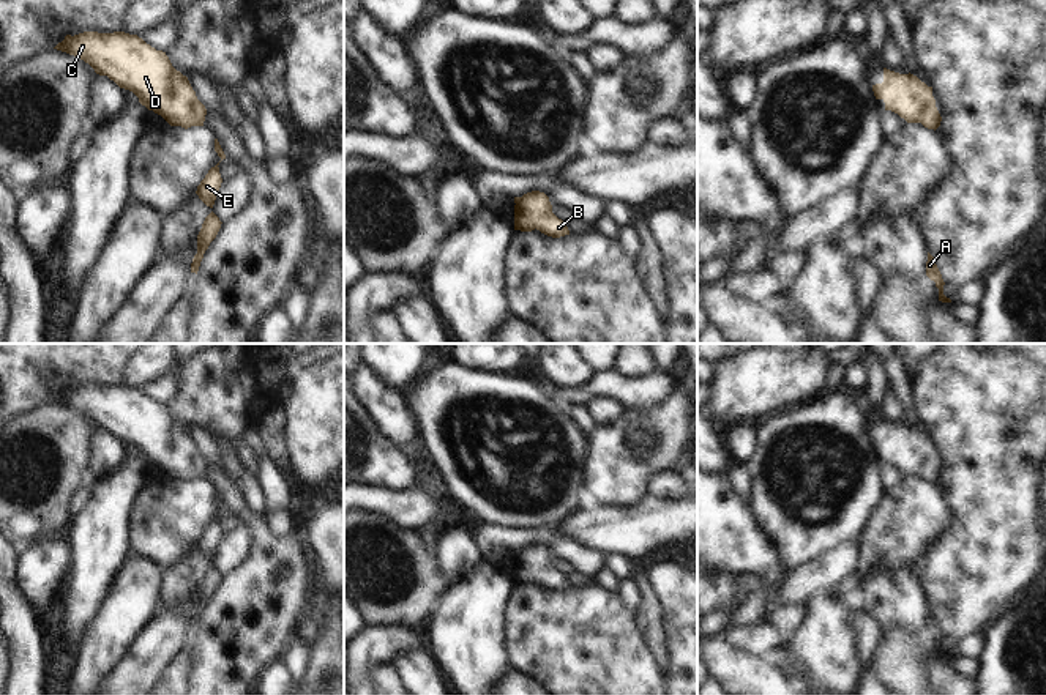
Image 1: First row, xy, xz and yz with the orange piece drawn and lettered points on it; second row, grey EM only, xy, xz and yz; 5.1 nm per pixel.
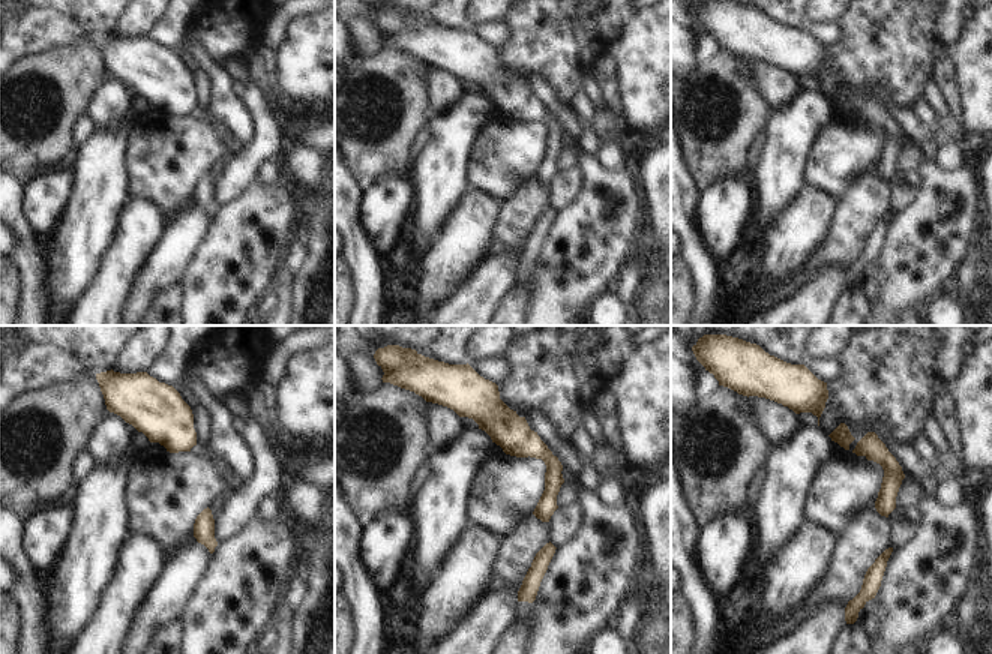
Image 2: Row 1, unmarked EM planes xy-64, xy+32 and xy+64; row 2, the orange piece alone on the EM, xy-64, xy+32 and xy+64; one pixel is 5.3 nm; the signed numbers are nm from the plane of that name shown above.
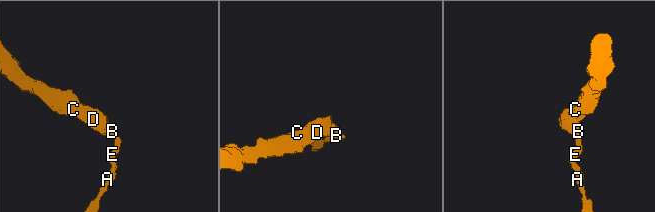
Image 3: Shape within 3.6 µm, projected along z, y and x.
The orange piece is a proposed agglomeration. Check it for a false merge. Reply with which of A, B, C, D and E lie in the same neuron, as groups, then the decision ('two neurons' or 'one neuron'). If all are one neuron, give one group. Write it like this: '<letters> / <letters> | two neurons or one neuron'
A B C D E | one neuron

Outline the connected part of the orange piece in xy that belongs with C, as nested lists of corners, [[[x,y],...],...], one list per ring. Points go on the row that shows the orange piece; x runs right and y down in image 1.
[[[84,32],[66,35],[54,49],[84,60],[96,74],[133,91],[142,106],[170,126],[204,126],[207,109],[188,77],[172,66],[166,52],[137,35]]]

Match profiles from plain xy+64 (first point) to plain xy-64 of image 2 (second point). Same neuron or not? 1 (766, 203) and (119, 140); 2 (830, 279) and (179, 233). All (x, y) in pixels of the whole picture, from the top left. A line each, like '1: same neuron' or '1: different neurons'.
1: same neuron
2: same neuron

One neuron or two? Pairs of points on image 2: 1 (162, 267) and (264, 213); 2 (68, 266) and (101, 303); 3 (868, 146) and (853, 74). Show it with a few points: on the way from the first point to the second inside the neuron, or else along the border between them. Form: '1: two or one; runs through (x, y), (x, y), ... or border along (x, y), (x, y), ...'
1: two; border along (210, 219), (204, 237), (177, 282)
2: two; border along (102, 255), (96, 273), (71, 309)
3: two; border along (836, 119), (866, 125)

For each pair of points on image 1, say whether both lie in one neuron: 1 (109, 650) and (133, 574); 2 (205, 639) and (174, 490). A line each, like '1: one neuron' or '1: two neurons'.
1: one neuron
2: two neurons

